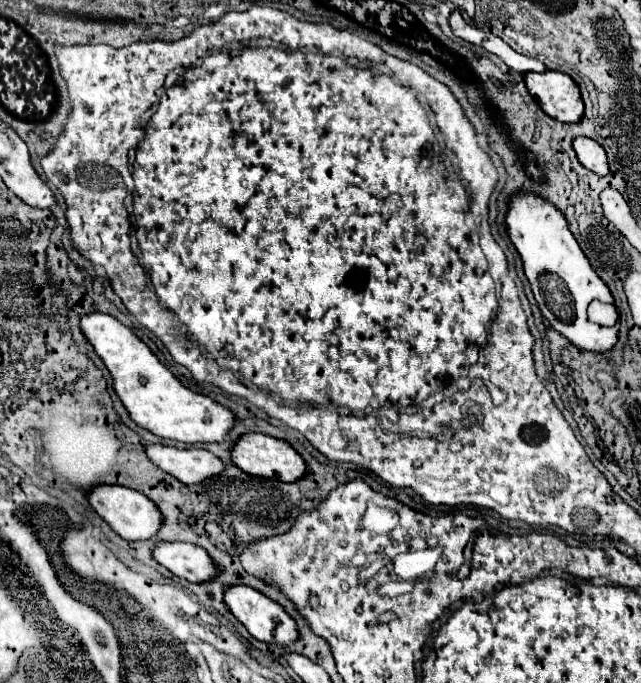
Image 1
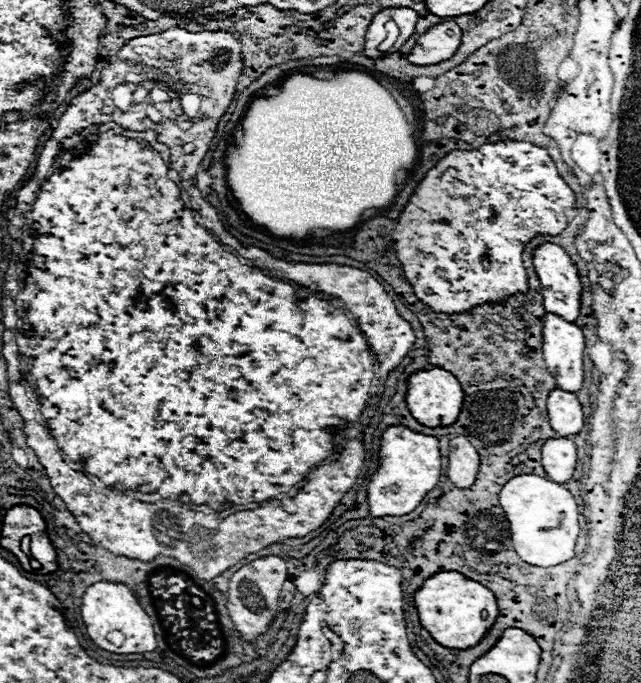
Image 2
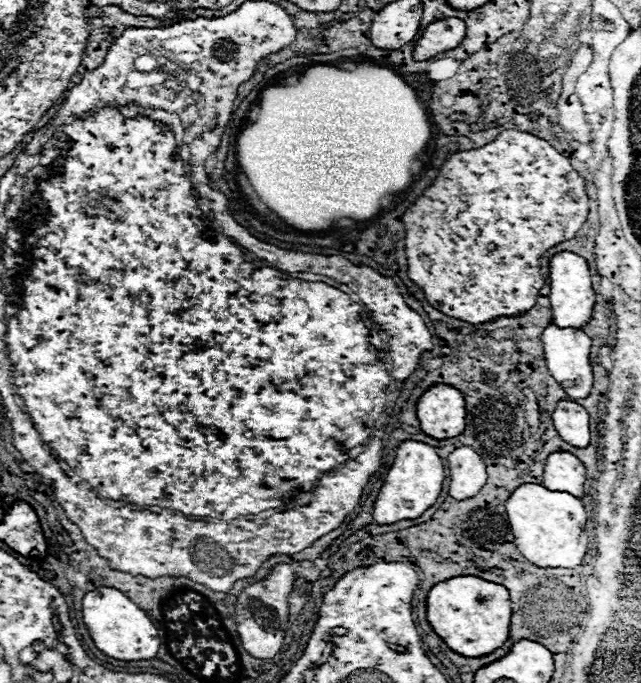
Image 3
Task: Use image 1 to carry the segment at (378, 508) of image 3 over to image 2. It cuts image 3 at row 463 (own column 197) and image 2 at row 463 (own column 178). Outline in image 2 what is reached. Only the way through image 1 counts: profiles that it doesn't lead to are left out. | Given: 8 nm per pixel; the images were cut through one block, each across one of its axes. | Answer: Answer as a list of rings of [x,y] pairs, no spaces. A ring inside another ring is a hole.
[[[390,426],[382,436],[380,468],[368,484],[370,516],[404,516],[418,508],[422,498],[436,488],[442,472],[438,438],[412,432],[404,426]]]

